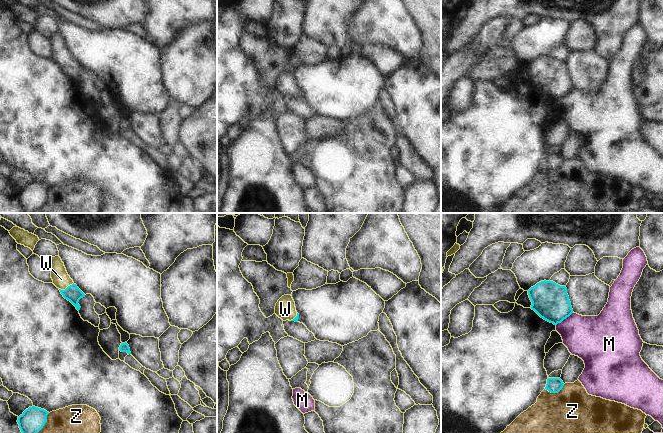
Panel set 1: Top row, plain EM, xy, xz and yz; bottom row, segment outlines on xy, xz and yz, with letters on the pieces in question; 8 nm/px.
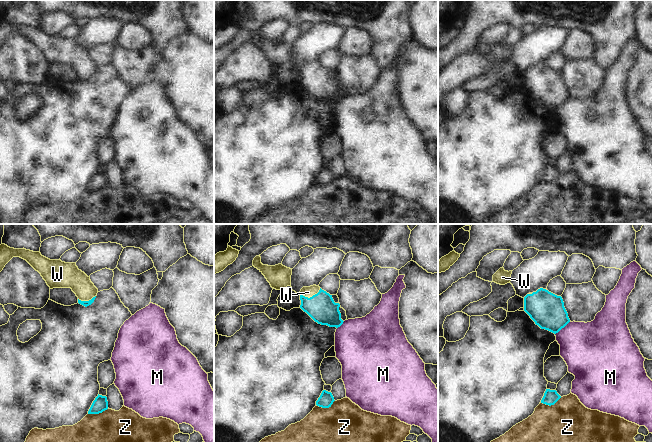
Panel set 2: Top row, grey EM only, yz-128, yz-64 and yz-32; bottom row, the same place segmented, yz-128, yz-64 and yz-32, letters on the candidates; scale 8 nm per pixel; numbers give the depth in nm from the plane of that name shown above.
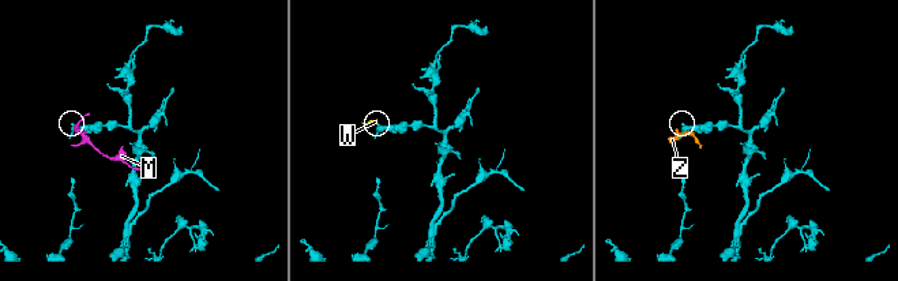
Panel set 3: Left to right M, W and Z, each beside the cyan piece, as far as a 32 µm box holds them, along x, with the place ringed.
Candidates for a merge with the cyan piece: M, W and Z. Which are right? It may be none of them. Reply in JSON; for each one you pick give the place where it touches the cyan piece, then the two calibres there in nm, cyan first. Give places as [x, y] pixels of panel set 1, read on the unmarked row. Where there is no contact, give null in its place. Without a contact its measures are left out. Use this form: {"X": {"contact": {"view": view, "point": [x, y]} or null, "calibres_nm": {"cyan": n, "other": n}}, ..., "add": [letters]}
{"W": {"contact": {"view": "xy", "point": [67, 63]}, "calibres_nm": {"cyan": 140, "other": 140}}, "add": ["W"]}

